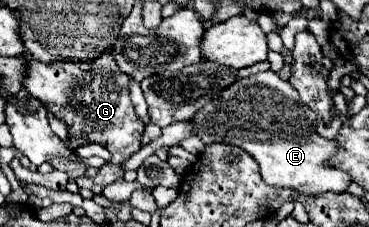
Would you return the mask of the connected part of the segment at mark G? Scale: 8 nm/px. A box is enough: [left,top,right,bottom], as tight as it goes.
[22,53,144,193]

